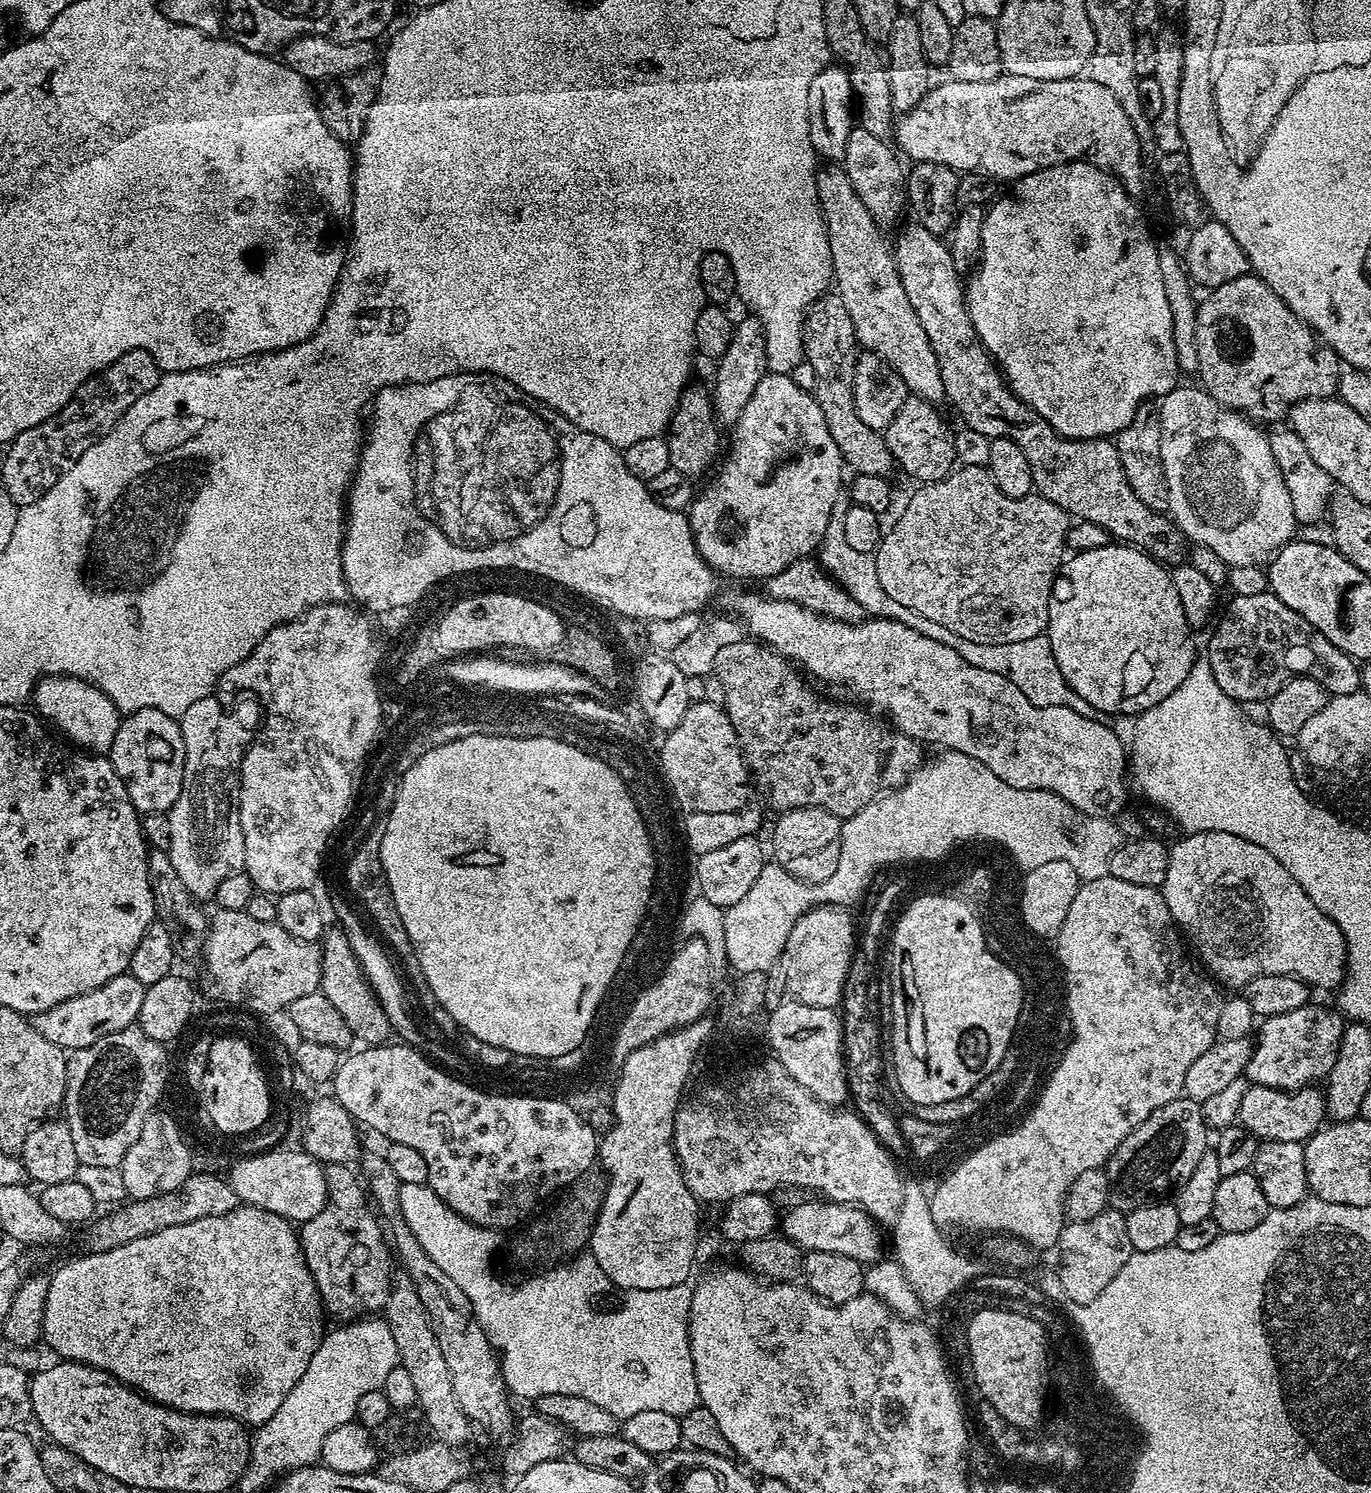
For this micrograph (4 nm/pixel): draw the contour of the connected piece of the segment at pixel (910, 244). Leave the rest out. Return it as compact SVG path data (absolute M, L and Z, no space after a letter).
M908 222L904 232L897 234L896 244L894 240L894 255L902 290L906 290L906 298L910 298L910 306L918 314L922 330L930 338L930 350L934 350L934 358L938 360L944 400L956 407L957 414L978 435L1016 444L1024 455L1023 463L1032 471L1033 489L1069 517L1097 524L1113 541L1139 548L1165 566L1179 565L1186 556L1184 533L1165 513L1142 506L1134 490L1130 490L1130 482L1126 482L1115 443L1108 438L1068 440L1060 436L1046 418L1023 404L1008 387L995 359L976 338L966 303L966 288L947 243L921 224Z

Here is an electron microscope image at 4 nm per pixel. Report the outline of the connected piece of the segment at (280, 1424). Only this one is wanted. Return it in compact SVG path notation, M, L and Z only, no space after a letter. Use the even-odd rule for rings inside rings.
M357 1318L341 1323L332 1333L325 1335L314 1350L302 1378L286 1394L282 1406L272 1418L257 1427L250 1444L268 1444L268 1456L272 1456L272 1468L285 1473L294 1468L306 1468L320 1460L320 1447L326 1434L336 1426L354 1420L358 1398L370 1394L368 1390L368 1343L374 1339L372 1324L368 1318ZM292 1412L296 1424L284 1424Z

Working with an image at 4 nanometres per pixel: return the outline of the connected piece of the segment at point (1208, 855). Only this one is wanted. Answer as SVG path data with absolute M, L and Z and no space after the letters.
M1194 832L1180 839L1184 840L1171 845L1162 891L1172 919L1190 944L1192 939L1191 947L1194 952L1196 947L1199 963L1221 985L1229 984L1234 988L1232 990L1243 989L1262 974L1290 974L1302 981L1308 976L1316 976L1316 960L1312 960L1312 968L1308 968L1308 920L1312 920L1312 932L1320 936L1324 916L1318 906L1310 902L1306 890L1294 882L1294 874L1290 874L1274 854L1234 834Z

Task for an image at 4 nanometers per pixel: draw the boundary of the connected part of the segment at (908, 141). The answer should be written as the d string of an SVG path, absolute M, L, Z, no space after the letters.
M1004 72L998 78L990 78L990 82L958 82L949 79L948 84L940 84L929 87L928 93L914 105L903 113L904 117L897 119L894 124L894 144L901 153L905 152L912 162L938 162L942 166L954 169L957 174L965 172L983 172L986 176L991 176L997 182L1015 182L1021 180L1023 176L1034 174L1043 168L1049 168L1055 164L1070 164L1074 160L1084 160L1087 164L1092 164L1096 168L1103 168L1104 171L1115 176L1120 181L1129 196L1139 197L1139 192L1144 188L1144 158L1140 154L1142 145L1140 139L1134 134L1134 126L1130 118L1126 118L1126 110L1118 106L1118 98L1106 90L1106 86L1094 82L1087 75L1081 74L1070 78L1054 78L1053 80L1039 80L1038 78L1022 78L1022 74Z

